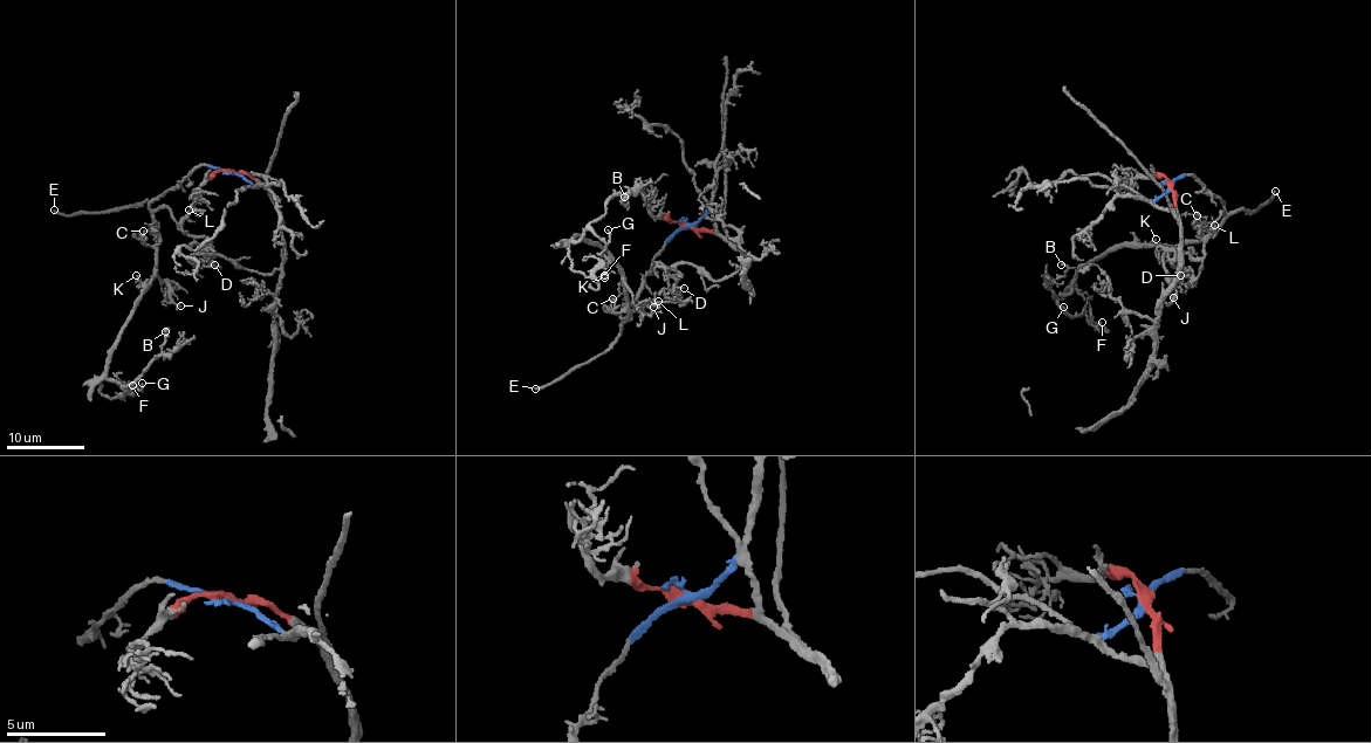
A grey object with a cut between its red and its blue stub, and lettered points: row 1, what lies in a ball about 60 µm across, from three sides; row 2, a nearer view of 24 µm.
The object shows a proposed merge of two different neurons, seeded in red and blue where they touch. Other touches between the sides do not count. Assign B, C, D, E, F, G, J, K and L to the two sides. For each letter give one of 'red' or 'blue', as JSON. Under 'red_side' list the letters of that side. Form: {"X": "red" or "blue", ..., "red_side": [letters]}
{"B": "blue", "C": "blue", "D": "blue", "E": "blue", "F": "blue", "G": "blue", "J": "blue", "K": "blue", "L": "blue", "red_side": []}

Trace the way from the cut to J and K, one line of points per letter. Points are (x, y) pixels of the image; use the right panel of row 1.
J: (1170, 185), (1186, 173), (1224, 205), (1224, 221), (1211, 235), (1169, 248), (1181, 269), (1173, 298)
K: (1170, 185), (1186, 173), (1197, 179), (1224, 205), (1224, 221), (1206, 238), (1174, 245), (1140, 242), (1154, 238)

